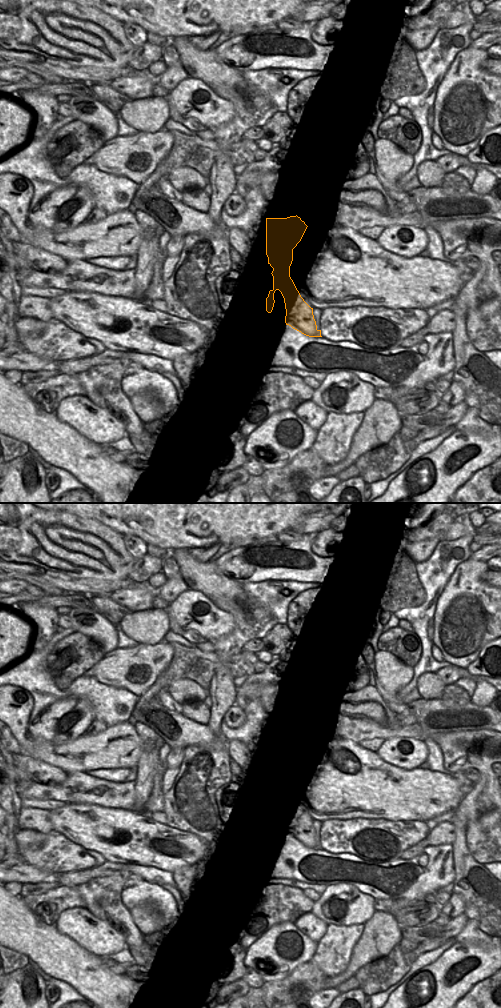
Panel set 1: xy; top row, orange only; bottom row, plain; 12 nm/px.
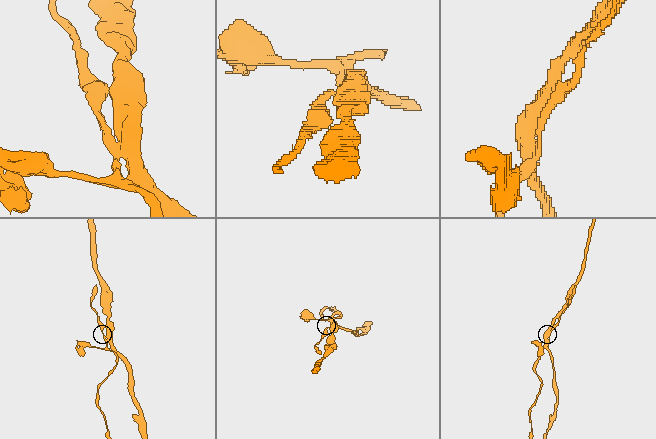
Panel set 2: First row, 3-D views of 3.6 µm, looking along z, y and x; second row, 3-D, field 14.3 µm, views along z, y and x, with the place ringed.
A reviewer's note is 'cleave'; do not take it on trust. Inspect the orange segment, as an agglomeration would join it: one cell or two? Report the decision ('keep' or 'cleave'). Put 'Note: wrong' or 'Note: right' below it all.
cleave
Note: right

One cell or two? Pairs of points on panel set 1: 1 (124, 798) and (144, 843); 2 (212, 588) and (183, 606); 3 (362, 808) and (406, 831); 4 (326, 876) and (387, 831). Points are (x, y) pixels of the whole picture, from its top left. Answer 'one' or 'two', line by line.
1: two
2: two
3: two
4: two

